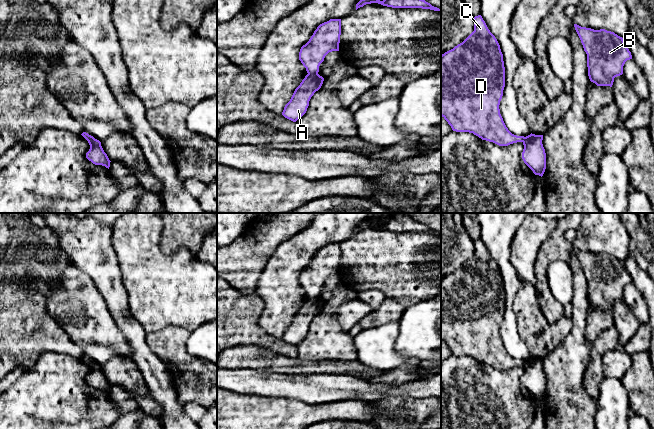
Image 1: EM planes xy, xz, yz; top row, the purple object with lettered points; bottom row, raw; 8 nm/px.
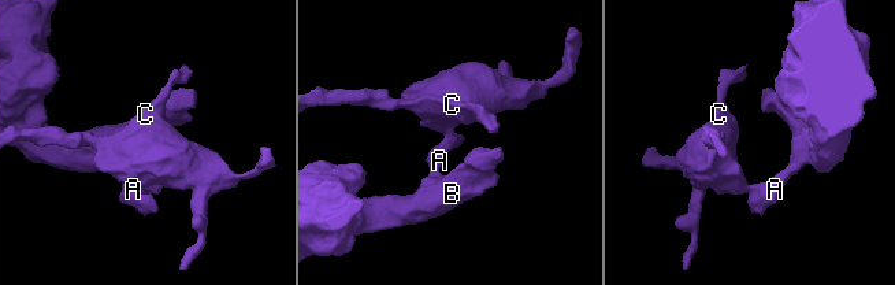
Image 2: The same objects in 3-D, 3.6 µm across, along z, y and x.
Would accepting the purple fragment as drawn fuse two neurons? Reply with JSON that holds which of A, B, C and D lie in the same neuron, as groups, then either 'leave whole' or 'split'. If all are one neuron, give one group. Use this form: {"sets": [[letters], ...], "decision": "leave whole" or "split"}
{"sets": [["A", "B"], ["C", "D"]], "decision": "split"}

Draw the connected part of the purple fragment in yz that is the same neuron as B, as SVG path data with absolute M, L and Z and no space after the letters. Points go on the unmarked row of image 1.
M574 248L587 278L588 300L597 310L612 311L614 302L623 298L623 290L632 283L622 261L605 253L594 254Z

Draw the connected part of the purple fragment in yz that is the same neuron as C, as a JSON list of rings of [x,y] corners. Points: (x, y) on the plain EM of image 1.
[[[481,239],[474,241],[474,255],[460,268],[441,279],[441,340],[453,355],[469,356],[482,364],[499,370],[523,366],[524,360],[512,358],[500,338],[500,325],[505,311],[503,278],[495,260],[488,253]]]

